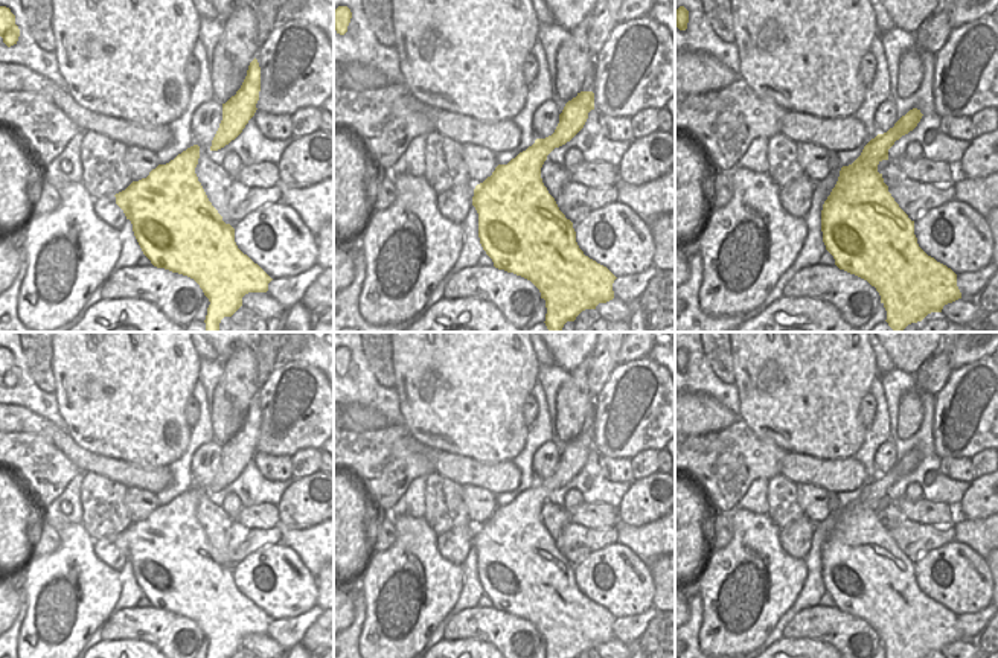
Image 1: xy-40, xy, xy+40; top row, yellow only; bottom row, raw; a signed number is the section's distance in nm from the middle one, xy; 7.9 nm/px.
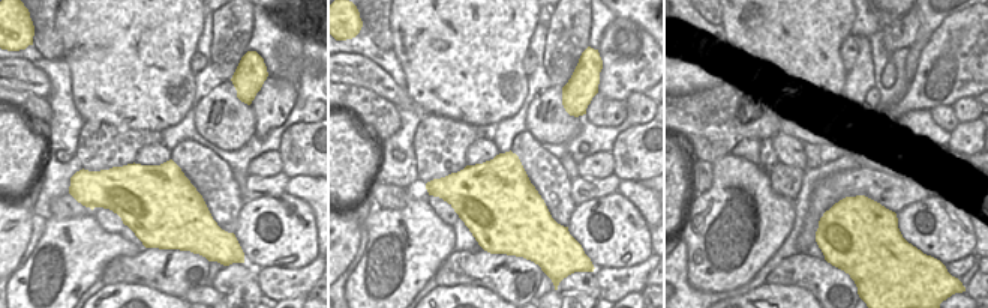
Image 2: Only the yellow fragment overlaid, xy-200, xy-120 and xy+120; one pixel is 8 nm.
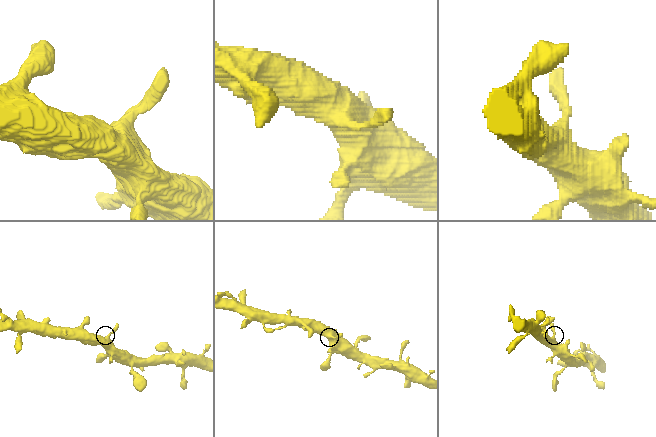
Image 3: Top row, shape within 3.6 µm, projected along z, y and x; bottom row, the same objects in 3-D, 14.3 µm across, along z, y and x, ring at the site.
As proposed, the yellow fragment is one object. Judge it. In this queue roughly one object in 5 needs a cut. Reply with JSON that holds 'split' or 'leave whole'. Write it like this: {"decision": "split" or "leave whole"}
{"decision": "leave whole"}

